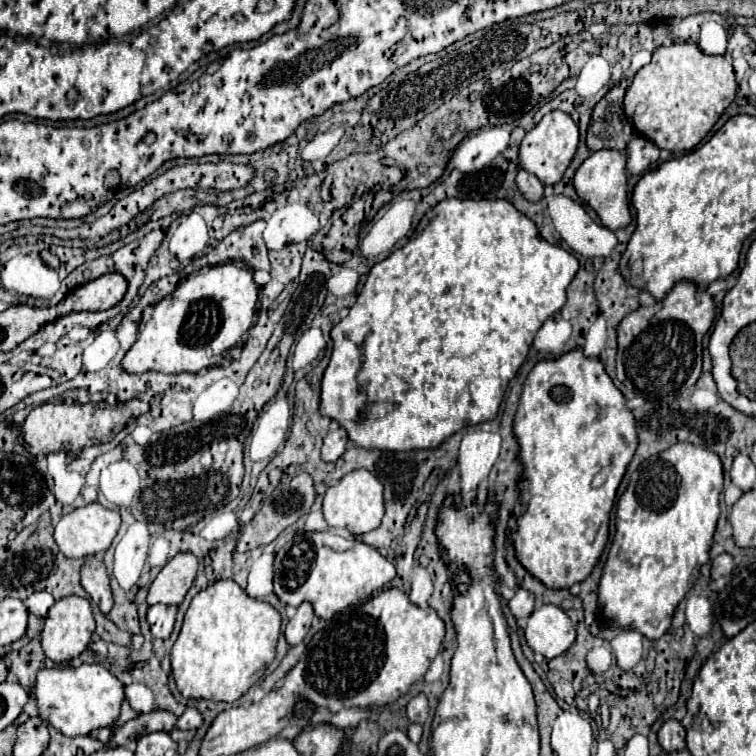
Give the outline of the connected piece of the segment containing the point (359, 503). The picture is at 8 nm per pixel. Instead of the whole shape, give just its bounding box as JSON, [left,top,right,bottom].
[324,469,384,535]

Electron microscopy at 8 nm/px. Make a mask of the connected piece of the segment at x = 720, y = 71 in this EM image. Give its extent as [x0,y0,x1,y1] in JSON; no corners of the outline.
[624,43,738,153]

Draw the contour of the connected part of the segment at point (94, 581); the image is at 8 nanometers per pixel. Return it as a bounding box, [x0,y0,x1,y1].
[80,557,114,615]

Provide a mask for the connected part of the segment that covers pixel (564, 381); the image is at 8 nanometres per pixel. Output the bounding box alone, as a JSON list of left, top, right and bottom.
[512,349,638,589]

